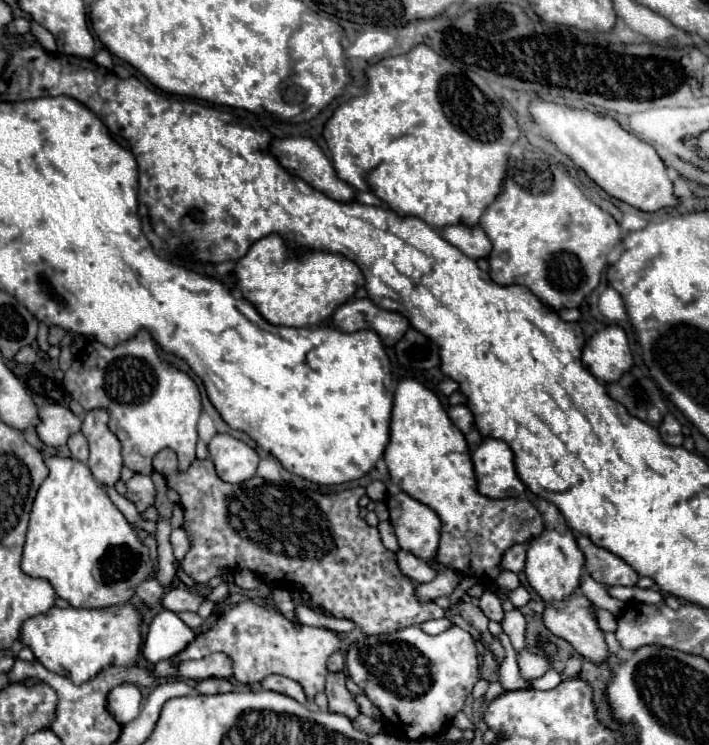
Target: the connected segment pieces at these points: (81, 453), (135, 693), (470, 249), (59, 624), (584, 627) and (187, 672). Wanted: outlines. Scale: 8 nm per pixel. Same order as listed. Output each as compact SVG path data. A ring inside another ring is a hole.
M83 433L71 435L71 439L67 441L67 447L69 447L73 459L77 459L77 461L87 461L87 457L89 457L89 445L87 445L87 439L85 439Z
M117 685L107 695L107 709L121 725L127 725L137 719L141 699L141 691L135 685Z
M449 225L443 229L443 237L471 259L487 259L493 251L493 243L481 227L469 229L467 225Z
M135 603L105 609L51 607L47 613L35 615L23 623L21 641L31 647L37 661L49 671L69 677L75 685L83 685L109 667L137 667L141 623L143 615Z
M575 593L571 595L563 607L555 607L555 605L547 605L545 613L543 613L543 619L545 619L545 625L547 629L557 635L557 637L563 637L565 641L569 641L573 645L573 649L583 655L585 659L593 661L593 663L603 663L607 657L609 657L609 649L607 649L607 643L605 643L605 637L603 637L603 631L597 623L597 613L591 605L591 601L581 595L581 593Z
M211 653L199 661L179 663L175 677L185 679L207 679L207 677L231 677L231 659L223 653Z

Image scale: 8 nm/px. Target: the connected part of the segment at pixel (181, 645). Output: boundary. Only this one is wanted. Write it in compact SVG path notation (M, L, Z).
M161 611L149 625L143 655L147 661L157 663L159 659L169 659L171 655L183 651L191 639L195 639L193 629L187 627L177 613Z

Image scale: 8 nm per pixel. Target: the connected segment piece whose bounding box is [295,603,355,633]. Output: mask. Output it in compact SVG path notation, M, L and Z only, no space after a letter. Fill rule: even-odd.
M299 603L295 605L295 619L303 625L315 625L315 627L327 627L331 631L337 631L337 633L345 633L345 631L353 631L353 623L347 621L347 619L335 619L335 617L329 617L325 615L323 611L317 611L317 609L309 609L305 603Z

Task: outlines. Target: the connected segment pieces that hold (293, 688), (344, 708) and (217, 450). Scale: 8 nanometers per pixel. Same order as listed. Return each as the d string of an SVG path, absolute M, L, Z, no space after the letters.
M269 675L267 679L263 679L261 687L263 687L263 689L269 689L269 691L283 693L283 695L287 695L287 697L299 701L299 703L307 703L307 695L305 695L303 687L301 687L297 681L289 679L289 677L283 677L283 675Z
M329 673L325 693L329 699L329 711L347 715L353 721L361 711L355 701L355 695L345 687L345 679L345 673Z
M217 433L209 443L209 453L217 475L227 483L243 483L251 479L259 465L255 449L231 435Z

